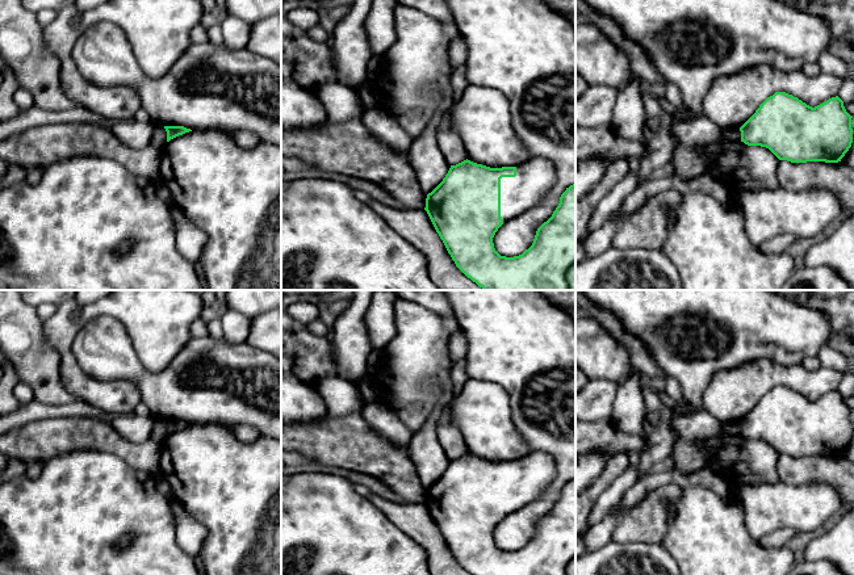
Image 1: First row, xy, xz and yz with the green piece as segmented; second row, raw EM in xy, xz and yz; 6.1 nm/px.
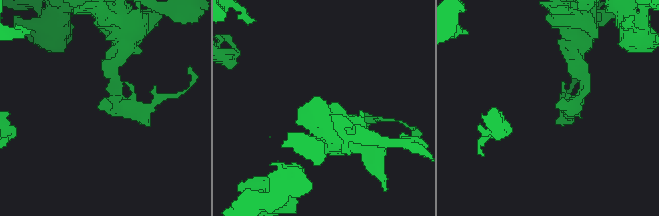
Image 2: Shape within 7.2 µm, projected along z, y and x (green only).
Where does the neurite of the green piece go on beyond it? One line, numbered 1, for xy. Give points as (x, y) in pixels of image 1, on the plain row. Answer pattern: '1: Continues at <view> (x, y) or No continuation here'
1: No continuation here

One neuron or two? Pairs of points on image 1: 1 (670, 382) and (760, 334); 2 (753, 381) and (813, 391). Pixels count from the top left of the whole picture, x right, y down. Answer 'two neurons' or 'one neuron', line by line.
1: two neurons
2: one neuron

